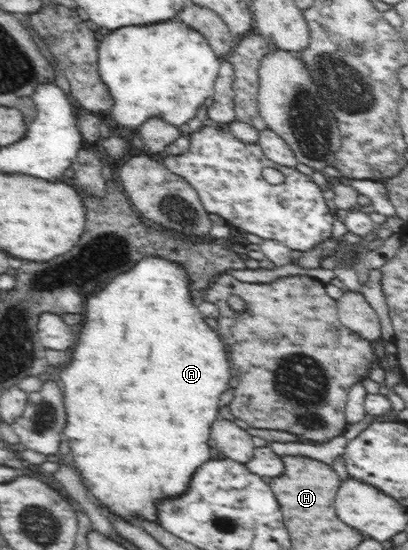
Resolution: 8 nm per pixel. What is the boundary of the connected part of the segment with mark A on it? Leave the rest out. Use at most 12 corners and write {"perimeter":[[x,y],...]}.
{"perimeter":[[182,265],[86,300],[57,374],[89,496],[157,522],[230,362]]}

